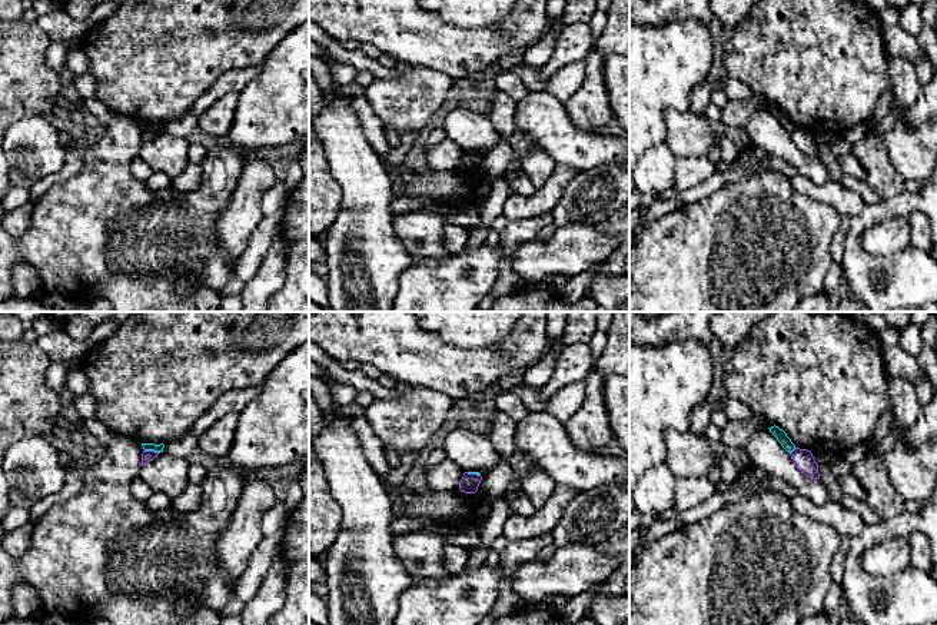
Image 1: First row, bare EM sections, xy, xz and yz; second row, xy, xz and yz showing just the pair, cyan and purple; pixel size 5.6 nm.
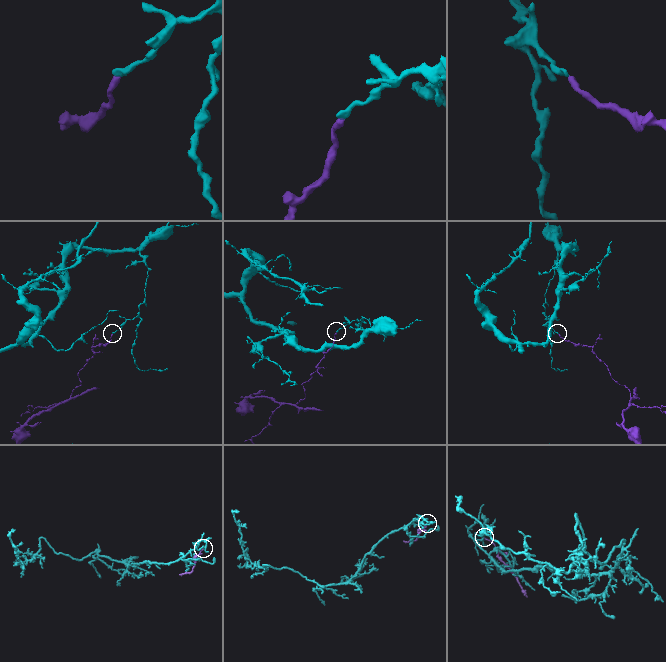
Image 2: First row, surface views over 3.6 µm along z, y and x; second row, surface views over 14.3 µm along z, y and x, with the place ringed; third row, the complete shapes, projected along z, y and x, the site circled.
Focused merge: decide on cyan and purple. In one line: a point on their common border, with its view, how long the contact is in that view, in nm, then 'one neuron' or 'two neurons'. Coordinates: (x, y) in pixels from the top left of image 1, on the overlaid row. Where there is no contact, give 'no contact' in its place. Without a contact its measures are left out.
xy (152, 449) | 90 nm | two neurons

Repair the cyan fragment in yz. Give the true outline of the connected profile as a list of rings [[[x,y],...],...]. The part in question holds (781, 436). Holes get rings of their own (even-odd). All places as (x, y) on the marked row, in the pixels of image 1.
[[[775,425],[768,429],[787,452],[791,453],[795,449],[795,445],[791,442],[791,439],[787,436],[787,433],[783,429],[780,429]]]

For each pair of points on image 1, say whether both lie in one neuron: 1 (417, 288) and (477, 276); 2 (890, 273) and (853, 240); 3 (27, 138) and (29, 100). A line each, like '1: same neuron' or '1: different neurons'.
1: same neuron
2: same neuron
3: different neurons

